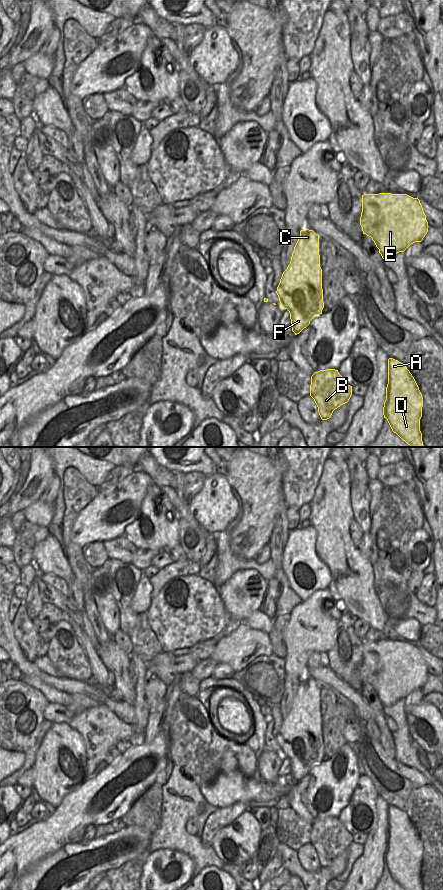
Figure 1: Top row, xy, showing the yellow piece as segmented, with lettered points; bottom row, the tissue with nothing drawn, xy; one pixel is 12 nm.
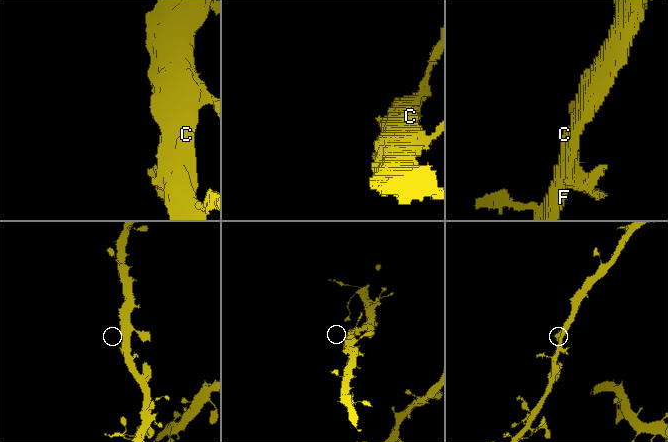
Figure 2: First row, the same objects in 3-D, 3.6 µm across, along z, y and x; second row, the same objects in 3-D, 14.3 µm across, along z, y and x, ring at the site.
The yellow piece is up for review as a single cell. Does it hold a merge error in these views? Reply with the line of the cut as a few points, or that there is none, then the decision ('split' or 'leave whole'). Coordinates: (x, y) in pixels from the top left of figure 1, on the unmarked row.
no cut; leave whole

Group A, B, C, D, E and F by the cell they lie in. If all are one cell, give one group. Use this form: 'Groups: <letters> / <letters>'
Groups: A B C D E F

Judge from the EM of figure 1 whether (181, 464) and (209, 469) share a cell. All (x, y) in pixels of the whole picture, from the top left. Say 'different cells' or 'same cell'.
same cell

